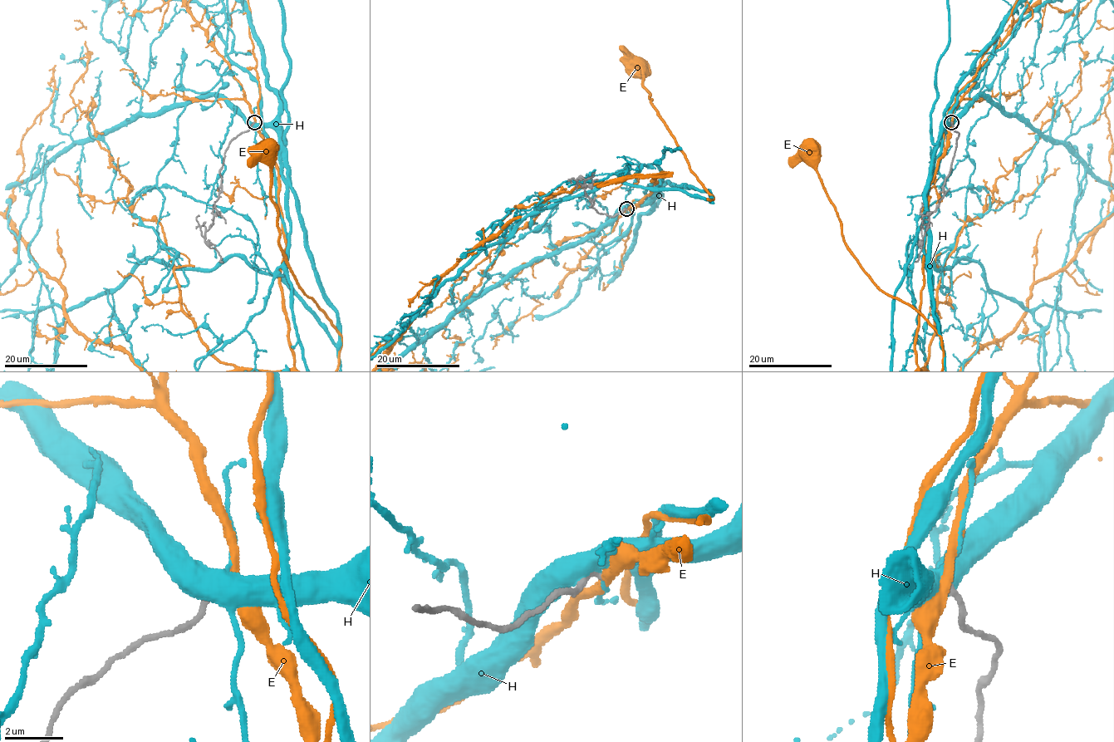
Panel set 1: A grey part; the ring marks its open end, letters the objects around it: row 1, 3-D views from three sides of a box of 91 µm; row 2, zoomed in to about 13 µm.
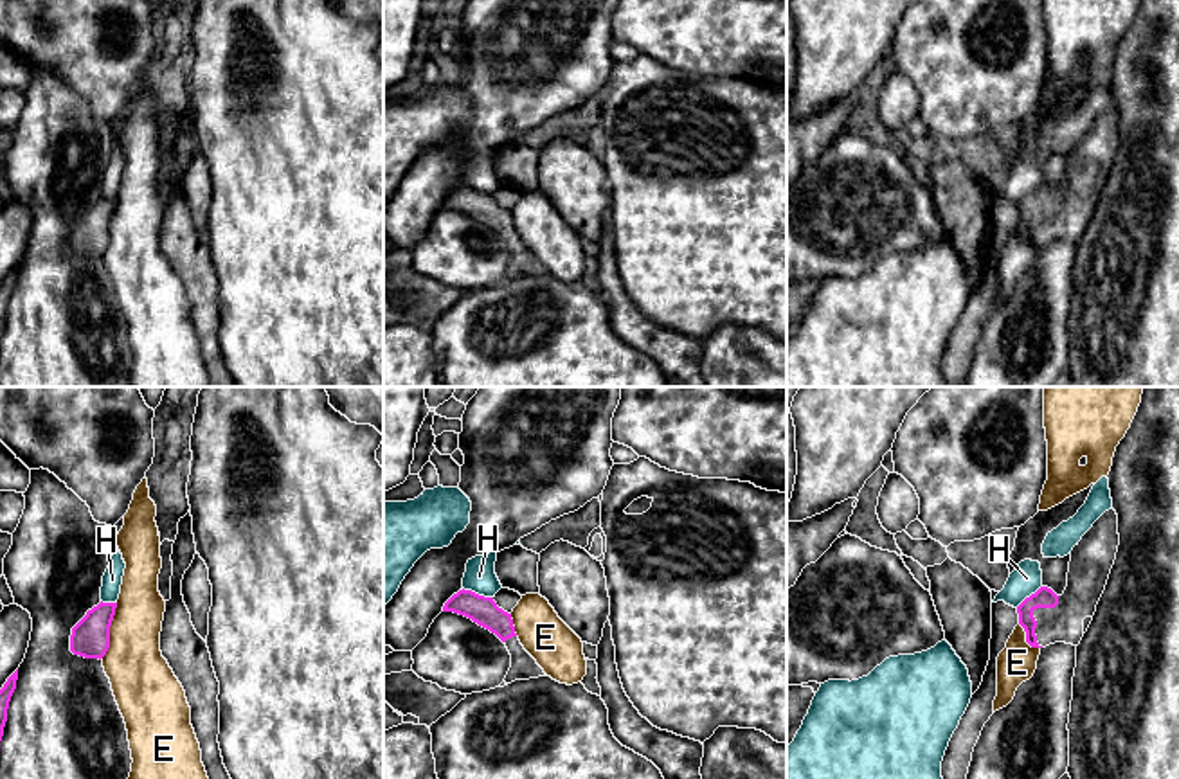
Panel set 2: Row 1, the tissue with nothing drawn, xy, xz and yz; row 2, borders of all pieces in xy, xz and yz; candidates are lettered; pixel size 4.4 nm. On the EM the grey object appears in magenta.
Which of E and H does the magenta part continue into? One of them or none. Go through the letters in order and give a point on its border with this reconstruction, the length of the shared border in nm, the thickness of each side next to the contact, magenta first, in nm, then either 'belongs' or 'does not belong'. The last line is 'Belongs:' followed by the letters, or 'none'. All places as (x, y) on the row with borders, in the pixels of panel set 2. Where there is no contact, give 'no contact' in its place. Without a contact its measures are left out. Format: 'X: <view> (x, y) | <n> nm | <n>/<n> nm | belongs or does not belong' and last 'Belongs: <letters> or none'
E: xy (108, 632) | 260 nm | 180/280 nm | does not belong
H: xz (477, 594) | 140 nm | 130/140 nm | does not belong
Belongs: none

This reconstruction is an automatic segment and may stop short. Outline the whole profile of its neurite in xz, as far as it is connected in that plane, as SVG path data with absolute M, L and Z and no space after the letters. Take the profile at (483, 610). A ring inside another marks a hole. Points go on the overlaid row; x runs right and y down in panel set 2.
M463 588L445 603L443 612L454 612L472 619L506 644L511 655L511 667L504 678L506 684L545 676L544 669L520 644L511 613L499 608L493 597L484 597Z

